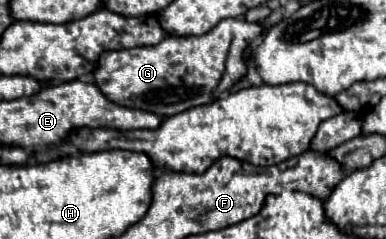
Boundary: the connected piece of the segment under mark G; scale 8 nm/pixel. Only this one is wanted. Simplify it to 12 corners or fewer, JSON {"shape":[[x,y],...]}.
{"shape":[[259,24],[109,50],[95,84],[167,118],[215,100]]}

